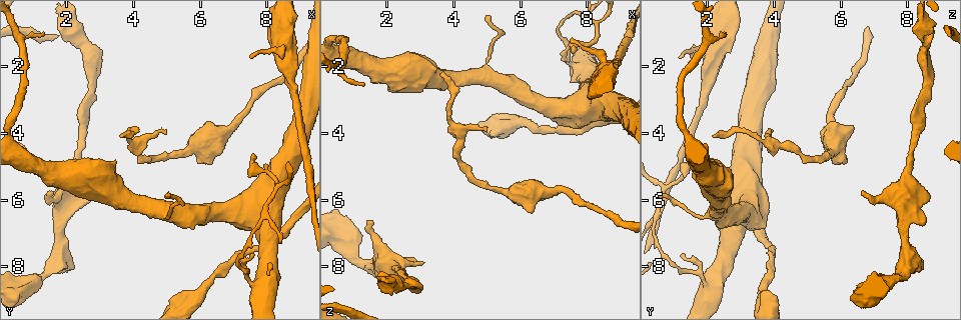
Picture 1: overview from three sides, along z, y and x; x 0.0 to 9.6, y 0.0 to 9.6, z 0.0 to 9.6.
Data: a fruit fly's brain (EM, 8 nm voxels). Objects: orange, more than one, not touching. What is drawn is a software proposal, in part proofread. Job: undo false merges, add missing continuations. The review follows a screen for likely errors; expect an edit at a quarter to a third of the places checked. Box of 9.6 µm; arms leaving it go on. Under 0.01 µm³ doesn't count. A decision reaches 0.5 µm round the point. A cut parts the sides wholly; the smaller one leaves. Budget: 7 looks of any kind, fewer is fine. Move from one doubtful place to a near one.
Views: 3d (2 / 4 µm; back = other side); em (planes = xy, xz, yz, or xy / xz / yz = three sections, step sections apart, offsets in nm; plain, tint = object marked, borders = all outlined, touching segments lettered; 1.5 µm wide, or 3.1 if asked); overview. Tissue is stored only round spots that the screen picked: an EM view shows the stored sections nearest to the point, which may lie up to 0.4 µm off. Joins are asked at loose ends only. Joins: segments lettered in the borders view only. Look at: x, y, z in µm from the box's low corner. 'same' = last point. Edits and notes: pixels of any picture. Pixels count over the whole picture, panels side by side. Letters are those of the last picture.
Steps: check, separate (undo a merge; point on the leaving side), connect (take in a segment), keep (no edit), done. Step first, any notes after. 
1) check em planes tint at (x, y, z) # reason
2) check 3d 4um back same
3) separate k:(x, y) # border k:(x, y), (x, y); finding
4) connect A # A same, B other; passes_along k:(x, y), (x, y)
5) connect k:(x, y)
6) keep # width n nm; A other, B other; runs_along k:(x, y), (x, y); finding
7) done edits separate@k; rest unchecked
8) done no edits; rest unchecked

check 3d 2um at (3.60, 4.15, 2.20) # thin end

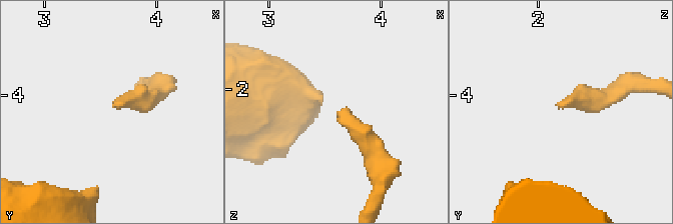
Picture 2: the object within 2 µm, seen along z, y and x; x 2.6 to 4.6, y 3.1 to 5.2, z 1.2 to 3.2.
check em planes borders at (3.62, 4.10, 2.18)

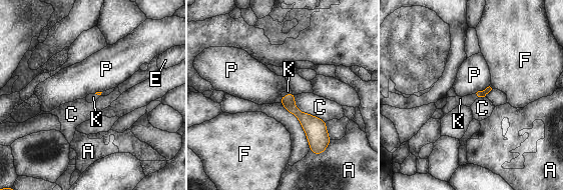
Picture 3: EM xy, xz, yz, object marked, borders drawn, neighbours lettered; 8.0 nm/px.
connect K # longest_contact C 340 nm; A other, C other, E other, F other, K same, P other; the neuron continues

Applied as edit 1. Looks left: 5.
check em xz step 4 borders at (1.20, 1.05, 2.55) # an open end

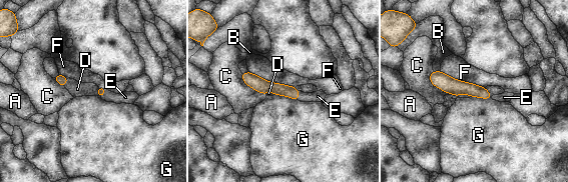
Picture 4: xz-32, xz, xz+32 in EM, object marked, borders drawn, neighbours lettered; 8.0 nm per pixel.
connect E # A other, B other, C other, D other, E same, F other, G other; passes_along 4:(100, 90), (103, 94), (125, 97); it goes on there

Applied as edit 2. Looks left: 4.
check em yz step 4 tint at (7.55, 1.75, 1.15) # free end

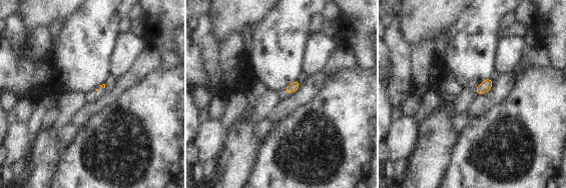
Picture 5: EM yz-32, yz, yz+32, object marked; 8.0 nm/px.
check em yz step 4 borders same # see the neighbours

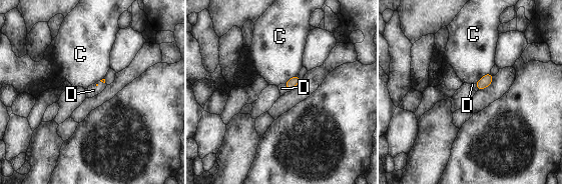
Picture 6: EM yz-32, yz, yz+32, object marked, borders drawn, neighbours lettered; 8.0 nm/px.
connect D # longest_contact C 160 nm; C other, D same; passes_along 6:(293, 82), (289, 88), (282, 88); it goes on there

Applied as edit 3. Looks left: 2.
done edits connect@3, connect@4, connect@6; rest unchecked

